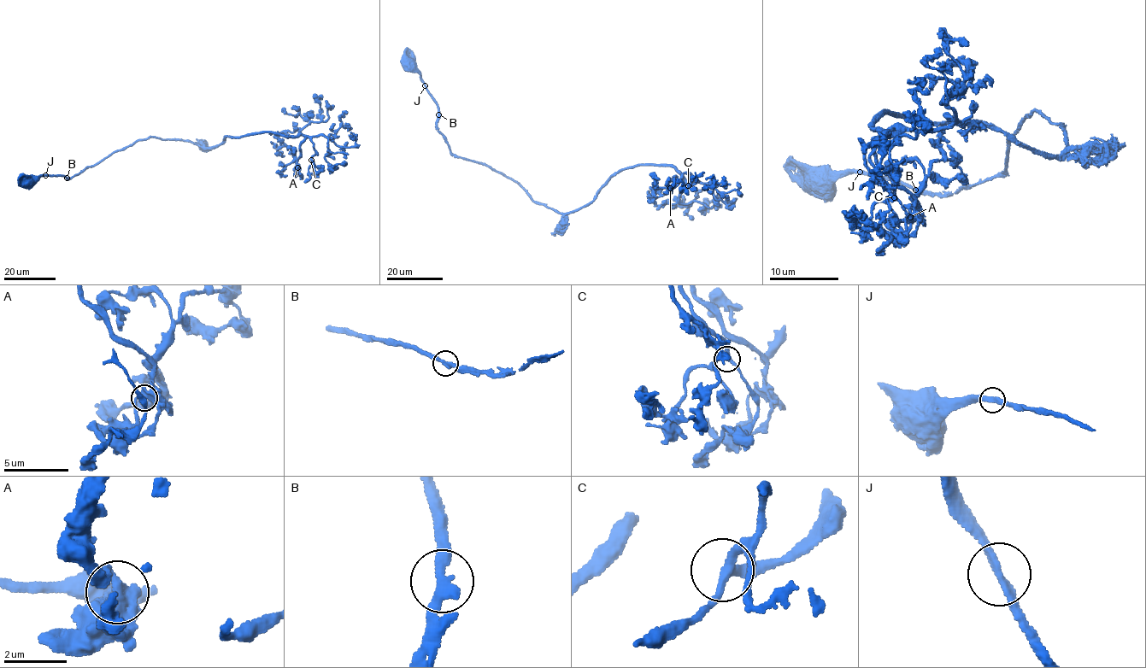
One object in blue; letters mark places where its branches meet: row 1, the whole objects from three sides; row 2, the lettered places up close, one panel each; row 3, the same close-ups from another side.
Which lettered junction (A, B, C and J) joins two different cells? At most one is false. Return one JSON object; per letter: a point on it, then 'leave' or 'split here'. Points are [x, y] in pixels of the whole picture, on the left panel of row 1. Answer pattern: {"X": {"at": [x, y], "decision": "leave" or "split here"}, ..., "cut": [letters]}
{"A": {"at": [297, 167], "decision": "leave"}, "B": {"at": [67, 178], "decision": "leave"}, "C": {"at": [311, 160], "decision": "leave"}, "J": {"at": [45, 175], "decision": "leave"}, "cut": []}

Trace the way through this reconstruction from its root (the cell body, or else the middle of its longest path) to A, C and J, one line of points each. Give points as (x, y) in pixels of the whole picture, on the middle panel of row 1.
A: (412, 64), (450, 152), (533, 201), (573, 213), (640, 165), (690, 174), (670, 188)
C: (412, 64), (450, 152), (559, 213), (585, 207), (637, 166), (672, 166), (688, 182), (698, 176), (688, 185)
J: (412, 64), (425, 85)

